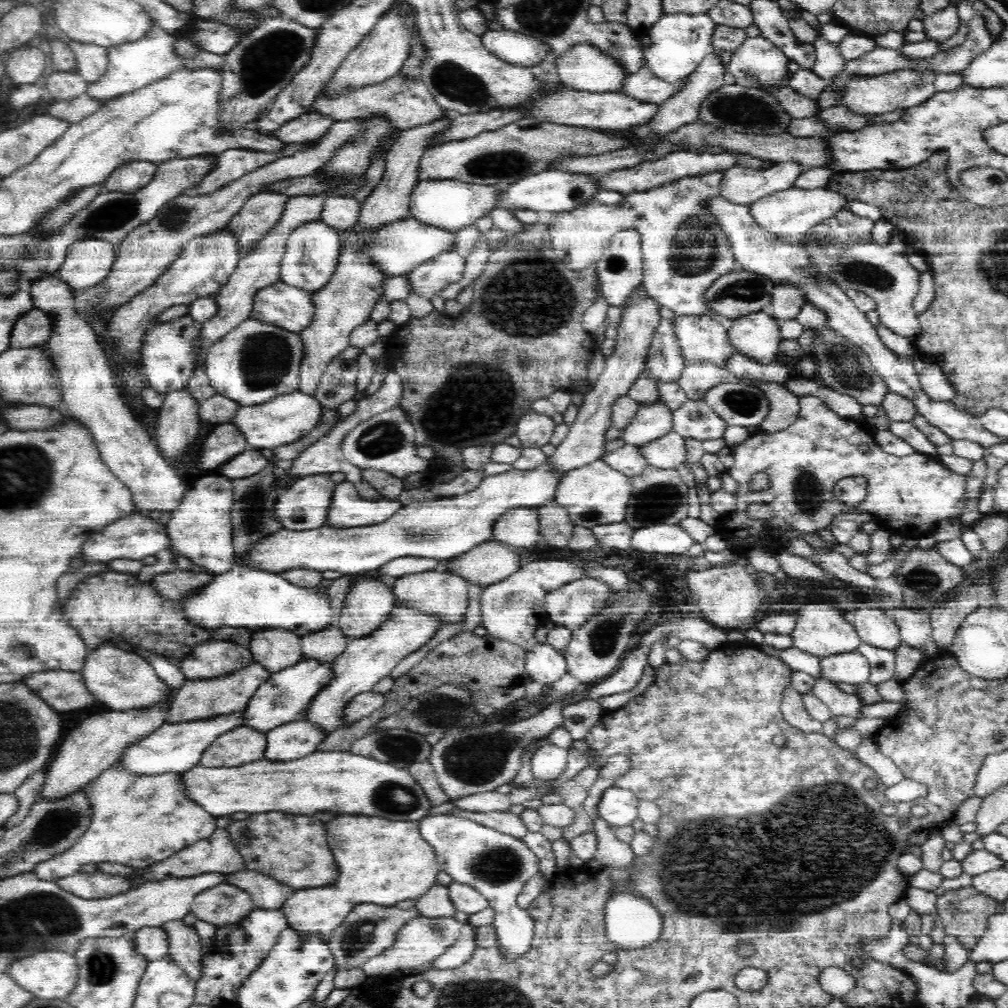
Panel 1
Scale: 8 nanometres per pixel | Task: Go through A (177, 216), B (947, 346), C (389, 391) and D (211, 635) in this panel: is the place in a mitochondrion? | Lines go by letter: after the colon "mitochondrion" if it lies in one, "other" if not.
A: mitochondrion
B: other
C: other
D: other

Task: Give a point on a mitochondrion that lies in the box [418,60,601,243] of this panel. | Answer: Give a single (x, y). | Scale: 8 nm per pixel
(502, 162)

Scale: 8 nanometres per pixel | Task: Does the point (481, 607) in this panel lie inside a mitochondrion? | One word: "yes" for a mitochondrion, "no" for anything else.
no

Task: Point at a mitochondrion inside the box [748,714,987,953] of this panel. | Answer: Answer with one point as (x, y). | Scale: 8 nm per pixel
(954, 905)

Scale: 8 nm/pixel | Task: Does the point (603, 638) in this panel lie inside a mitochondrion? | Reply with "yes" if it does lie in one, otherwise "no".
yes

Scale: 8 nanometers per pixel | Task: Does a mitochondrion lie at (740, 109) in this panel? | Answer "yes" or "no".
yes

